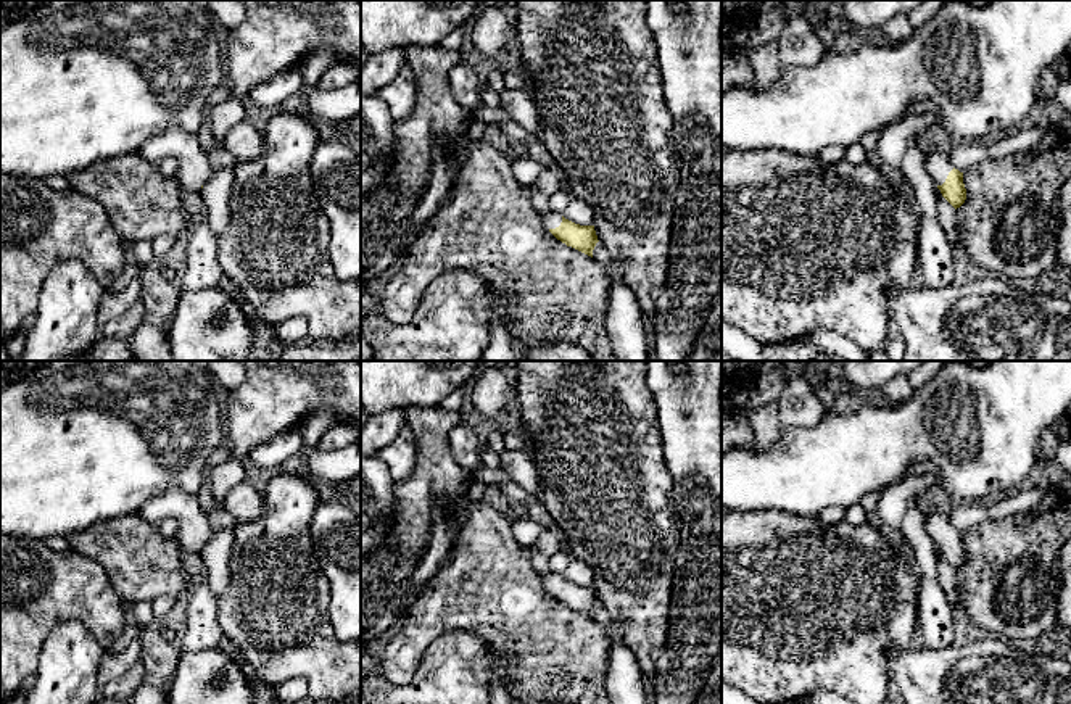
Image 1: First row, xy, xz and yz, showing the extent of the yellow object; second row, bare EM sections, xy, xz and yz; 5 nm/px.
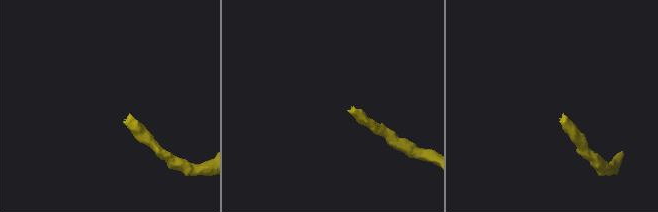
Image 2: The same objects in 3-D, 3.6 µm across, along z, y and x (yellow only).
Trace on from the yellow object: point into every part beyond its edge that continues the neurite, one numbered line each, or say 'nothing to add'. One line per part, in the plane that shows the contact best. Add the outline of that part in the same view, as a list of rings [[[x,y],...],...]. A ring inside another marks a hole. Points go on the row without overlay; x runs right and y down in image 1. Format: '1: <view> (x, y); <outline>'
1: yz (936, 511); [[[931,496],[924,506],[924,528],[934,546],[942,546],[953,530],[949,522],[949,503],[939,496]]]

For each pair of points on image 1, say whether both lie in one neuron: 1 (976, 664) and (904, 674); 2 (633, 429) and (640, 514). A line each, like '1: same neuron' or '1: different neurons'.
1: same neuron
2: same neuron

